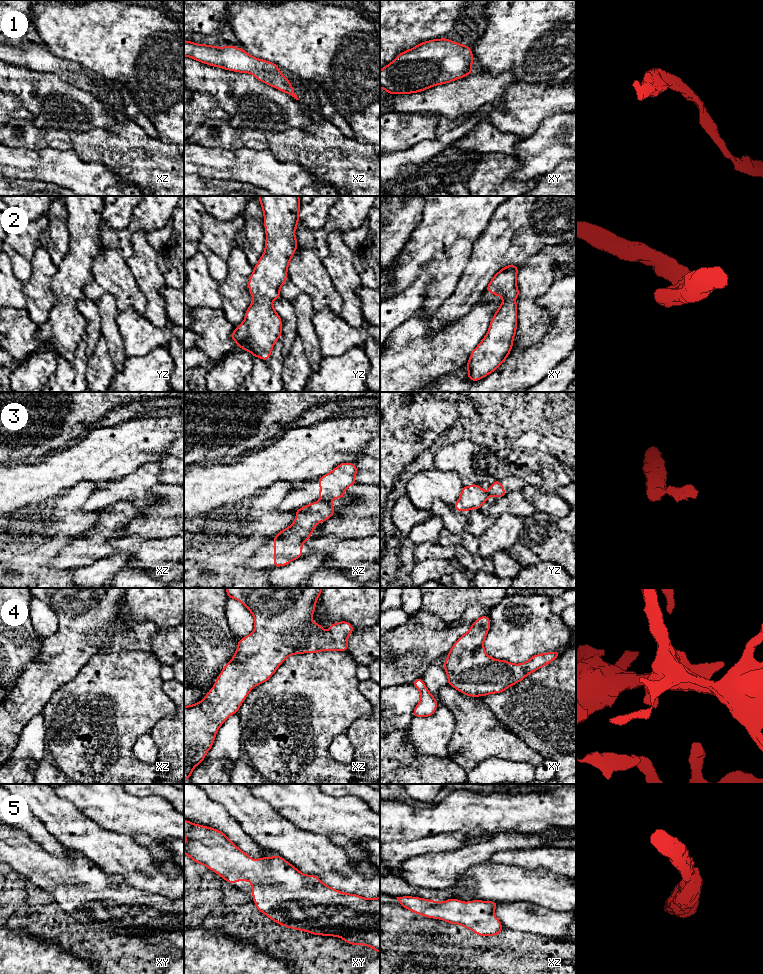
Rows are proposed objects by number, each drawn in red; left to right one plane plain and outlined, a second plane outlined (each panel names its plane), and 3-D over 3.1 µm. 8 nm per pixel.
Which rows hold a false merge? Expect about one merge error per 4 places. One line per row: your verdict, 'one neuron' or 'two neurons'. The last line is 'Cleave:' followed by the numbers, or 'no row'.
1: one neuron
2: one neuron
3: two neurons
4: one neuron
5: one neuron
Cleave: 3

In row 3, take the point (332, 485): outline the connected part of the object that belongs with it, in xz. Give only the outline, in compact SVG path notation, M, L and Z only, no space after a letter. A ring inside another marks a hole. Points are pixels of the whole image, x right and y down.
M343 462L328 474L319 477L320 500L330 502L336 498L344 498L345 490L356 484L357 472L358 469L353 463Z

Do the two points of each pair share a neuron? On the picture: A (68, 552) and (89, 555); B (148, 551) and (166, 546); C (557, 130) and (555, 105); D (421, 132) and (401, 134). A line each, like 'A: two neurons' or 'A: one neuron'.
A: one neuron
B: one neuron
C: two neurons
D: one neuron

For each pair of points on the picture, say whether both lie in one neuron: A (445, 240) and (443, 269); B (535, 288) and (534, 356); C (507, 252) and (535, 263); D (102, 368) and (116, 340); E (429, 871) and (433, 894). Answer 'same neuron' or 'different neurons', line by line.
A: same neuron
B: different neurons
C: different neurons
D: different neurons
E: different neurons

